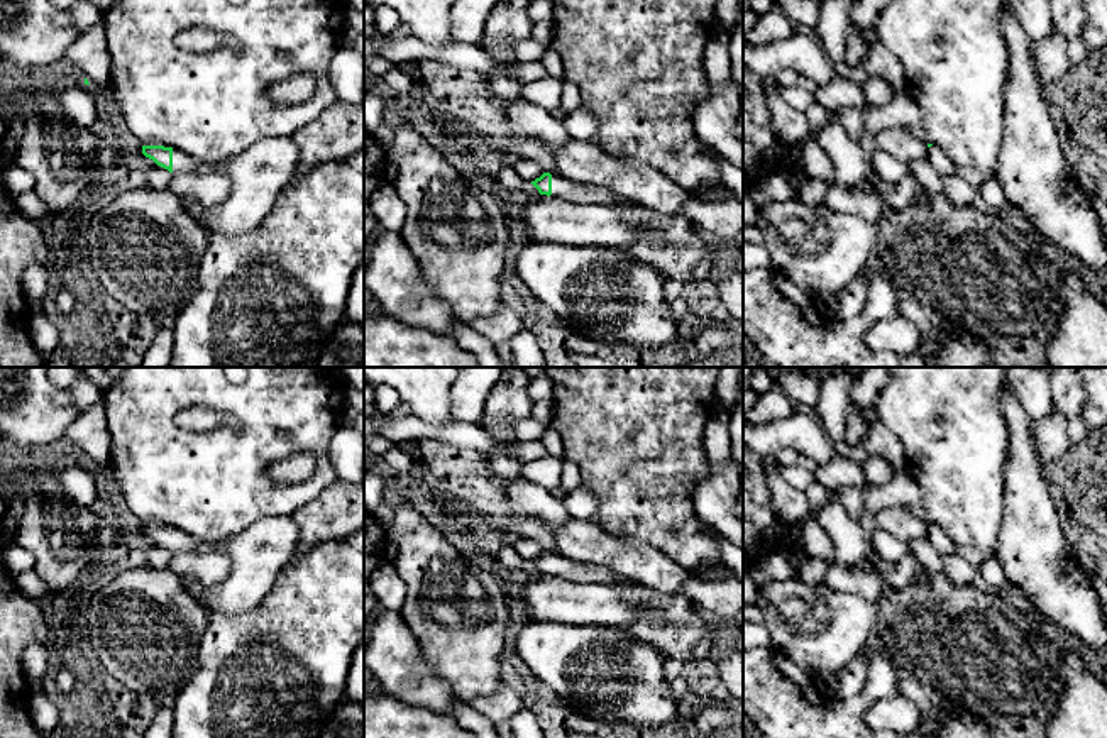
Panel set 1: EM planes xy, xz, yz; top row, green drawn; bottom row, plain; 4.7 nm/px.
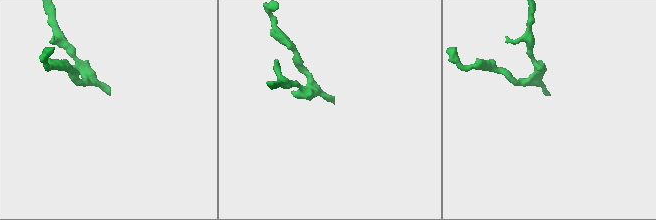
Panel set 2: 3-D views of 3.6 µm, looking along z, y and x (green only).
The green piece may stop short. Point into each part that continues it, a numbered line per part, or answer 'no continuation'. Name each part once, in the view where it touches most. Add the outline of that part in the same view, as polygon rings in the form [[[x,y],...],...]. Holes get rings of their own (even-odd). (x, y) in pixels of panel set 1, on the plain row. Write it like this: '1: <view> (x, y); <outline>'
1: xy (181, 542); [[[173,528],[173,552],[188,552],[188,554],[222,554],[222,548],[215,540],[195,538],[178,528]]]

